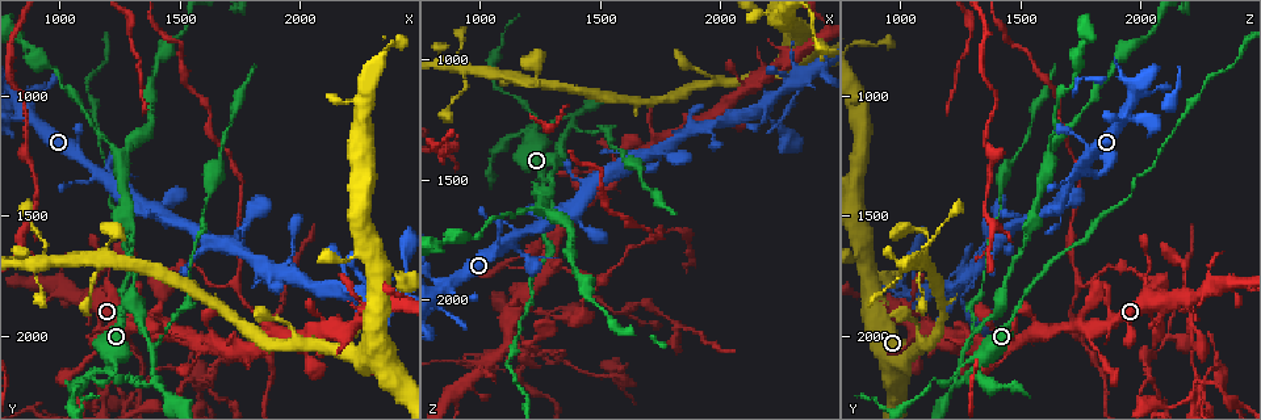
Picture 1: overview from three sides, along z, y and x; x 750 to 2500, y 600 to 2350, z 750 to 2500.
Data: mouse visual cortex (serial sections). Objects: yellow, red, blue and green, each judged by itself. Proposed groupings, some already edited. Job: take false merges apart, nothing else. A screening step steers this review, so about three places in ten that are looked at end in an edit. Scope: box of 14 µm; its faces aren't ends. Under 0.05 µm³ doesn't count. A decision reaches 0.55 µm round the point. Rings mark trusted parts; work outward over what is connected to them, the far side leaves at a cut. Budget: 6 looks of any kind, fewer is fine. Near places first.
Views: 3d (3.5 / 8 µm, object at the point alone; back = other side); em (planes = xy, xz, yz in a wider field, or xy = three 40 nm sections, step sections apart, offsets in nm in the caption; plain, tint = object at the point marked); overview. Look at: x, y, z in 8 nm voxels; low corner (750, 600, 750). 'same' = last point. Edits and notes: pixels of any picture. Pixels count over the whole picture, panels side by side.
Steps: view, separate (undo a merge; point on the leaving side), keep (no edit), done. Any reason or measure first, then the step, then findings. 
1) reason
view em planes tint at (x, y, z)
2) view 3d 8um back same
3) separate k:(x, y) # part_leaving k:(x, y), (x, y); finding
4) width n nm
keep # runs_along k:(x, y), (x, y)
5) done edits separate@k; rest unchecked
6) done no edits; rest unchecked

view 3d 3.5um at (1200, 1770, 2020)

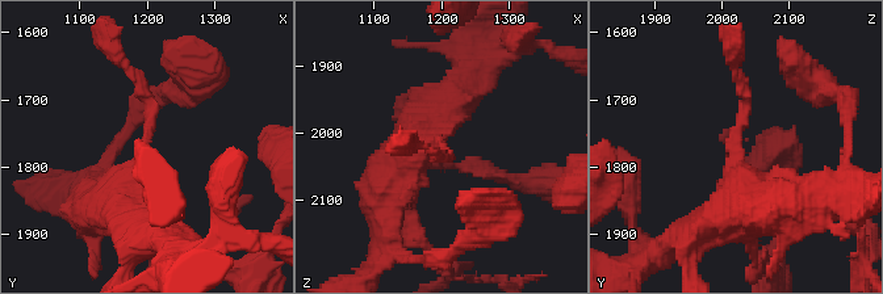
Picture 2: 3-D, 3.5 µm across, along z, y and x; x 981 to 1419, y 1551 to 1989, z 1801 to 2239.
view em xy step 2 plain at (1190, 1785, 2020)

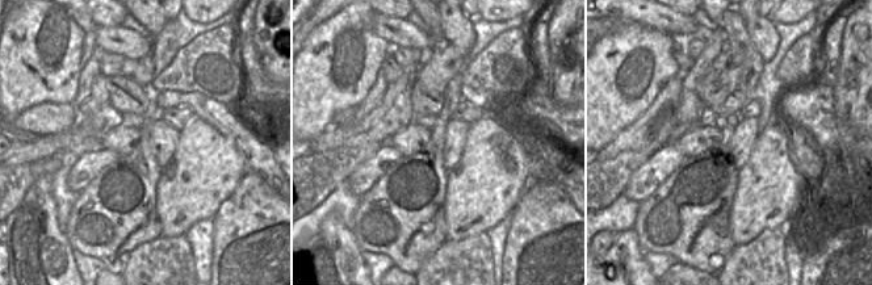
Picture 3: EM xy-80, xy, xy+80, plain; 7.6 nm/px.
where the object lies
view em xy step 2 tint same

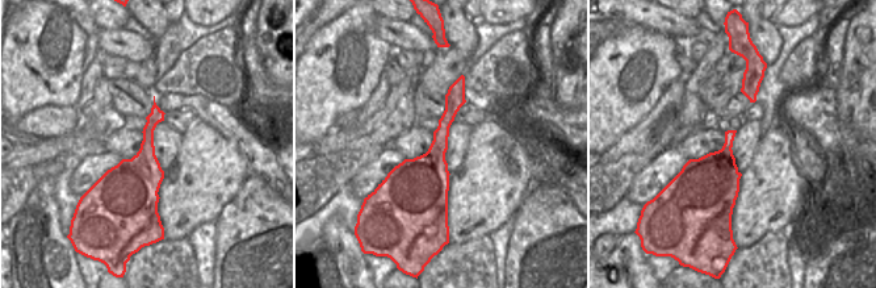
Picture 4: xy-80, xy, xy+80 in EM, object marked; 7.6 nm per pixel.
width 300 nm
keep # runs_along 2:(710, 225), (737, 189), (740, 80); one cell here

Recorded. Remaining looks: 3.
three arms meet
view 3d 8um at (1210, 1940, 2210)

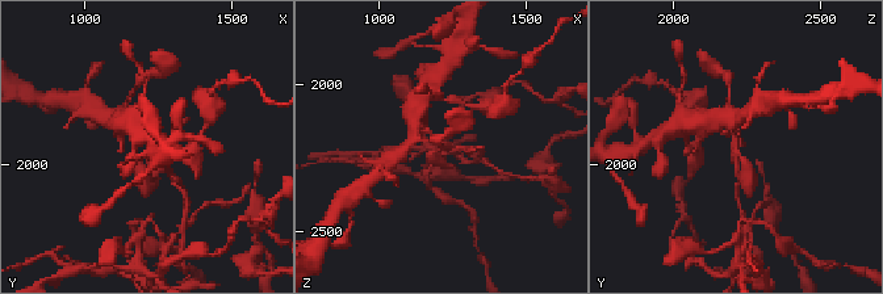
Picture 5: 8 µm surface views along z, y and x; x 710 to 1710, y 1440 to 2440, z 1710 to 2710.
view 3d 3.5um back at (1210, 1930, 2210)

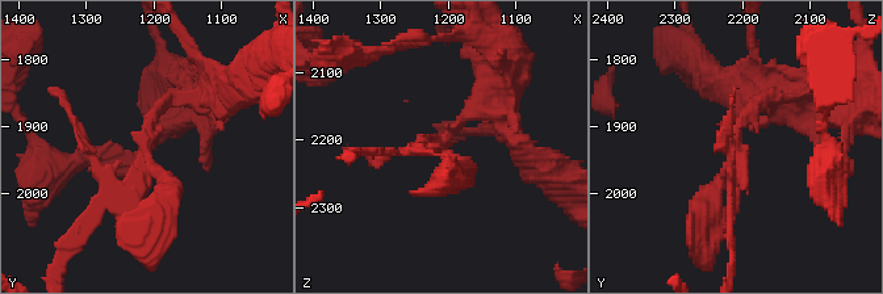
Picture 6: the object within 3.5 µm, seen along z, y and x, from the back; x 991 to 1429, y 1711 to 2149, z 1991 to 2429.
arms 3; arm_widths 150, 200, 300 nm
separate 6:(379, 156) # part_leaving 6:(430, 148), (352, 151), (348, 155); two cells meet here

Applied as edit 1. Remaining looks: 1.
done edits separate@6; rest unchecked

